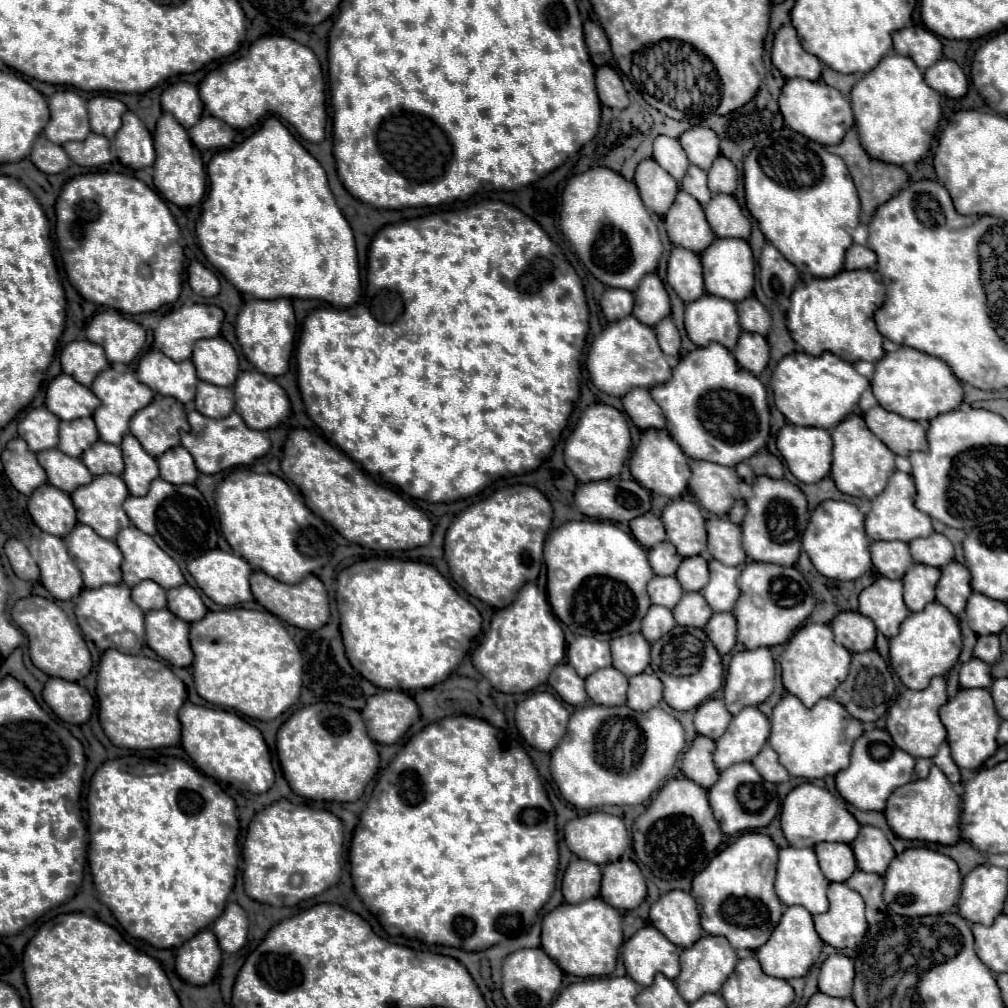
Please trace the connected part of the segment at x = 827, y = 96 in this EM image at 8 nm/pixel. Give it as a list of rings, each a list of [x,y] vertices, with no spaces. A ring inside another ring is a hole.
[[[789,79],[781,91],[779,109],[783,113],[785,123],[793,131],[799,131],[801,135],[807,135],[809,139],[815,139],[815,143],[823,143],[823,145],[841,143],[847,129],[851,129],[855,123],[849,101],[835,87],[829,87],[823,81]]]

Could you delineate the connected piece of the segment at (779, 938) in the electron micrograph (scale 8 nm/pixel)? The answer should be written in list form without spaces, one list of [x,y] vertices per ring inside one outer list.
[[[793,905],[785,909],[779,925],[771,933],[771,939],[763,947],[759,947],[759,951],[755,951],[755,957],[761,963],[763,973],[779,979],[793,979],[793,977],[803,977],[811,969],[811,965],[817,961],[821,953],[821,947],[823,941],[813,927],[811,913],[805,907]]]

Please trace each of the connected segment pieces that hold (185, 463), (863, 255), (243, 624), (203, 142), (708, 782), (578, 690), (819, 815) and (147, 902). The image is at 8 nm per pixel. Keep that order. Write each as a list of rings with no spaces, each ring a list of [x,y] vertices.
[[[181,445],[167,449],[157,459],[157,463],[159,463],[159,475],[161,479],[167,479],[167,483],[175,483],[175,485],[195,483],[199,475],[191,453]]]
[[[853,243],[845,255],[845,269],[875,269],[877,255],[863,245]]]
[[[223,609],[209,611],[201,621],[191,623],[189,633],[191,649],[195,653],[193,659],[193,679],[199,697],[205,701],[233,709],[249,719],[271,721],[287,711],[299,699],[301,691],[301,671],[303,661],[297,645],[289,637],[283,623],[269,611],[251,611],[251,609]]]
[[[203,115],[203,119],[199,119],[199,123],[189,129],[189,137],[199,151],[227,149],[233,145],[235,131],[221,119]]]
[[[697,735],[681,761],[681,773],[699,783],[703,789],[711,789],[715,779],[719,779],[719,771],[713,763],[715,741],[703,735]]]
[[[559,663],[551,675],[549,685],[557,691],[557,695],[569,705],[583,705],[587,701],[585,681],[577,675],[577,671],[569,663]]]
[[[803,783],[795,787],[783,801],[781,807],[781,829],[793,847],[815,847],[821,841],[841,841],[851,843],[859,833],[857,819],[847,811],[845,803],[833,797],[827,789],[813,783]]]
[[[169,757],[165,763],[163,771],[151,773],[151,775],[137,775],[133,771],[127,771],[127,763],[123,763],[123,759],[113,759],[103,763],[93,779],[91,779],[91,787],[89,787],[89,795],[87,795],[87,813],[89,813],[89,851],[87,851],[87,859],[89,859],[89,869],[93,875],[93,885],[97,889],[99,901],[105,903],[109,907],[109,911],[115,915],[115,919],[119,921],[119,925],[135,939],[141,939],[157,949],[171,949],[171,947],[181,947],[187,939],[191,939],[195,933],[199,933],[201,929],[207,929],[221,913],[223,907],[227,903],[227,897],[233,889],[235,883],[235,873],[237,873],[237,859],[239,859],[239,851],[237,851],[237,835],[239,835],[239,821],[235,825],[235,801],[207,775],[201,775],[193,765],[185,763],[183,759],[177,757]]]

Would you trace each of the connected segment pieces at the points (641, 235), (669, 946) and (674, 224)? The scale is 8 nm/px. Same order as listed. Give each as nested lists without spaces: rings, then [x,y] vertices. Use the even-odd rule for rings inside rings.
[[[591,167],[569,179],[563,191],[559,225],[567,241],[575,245],[583,265],[607,287],[635,291],[641,277],[657,269],[657,261],[663,253],[657,227],[635,183],[605,167]]]
[[[653,925],[639,929],[621,947],[627,975],[645,987],[653,983],[657,973],[667,975],[667,979],[675,979],[679,975],[679,955],[681,949],[661,935]]]
[[[685,191],[677,193],[675,203],[667,211],[665,229],[673,245],[687,247],[697,255],[703,253],[715,239],[715,233],[703,215],[703,207]]]

